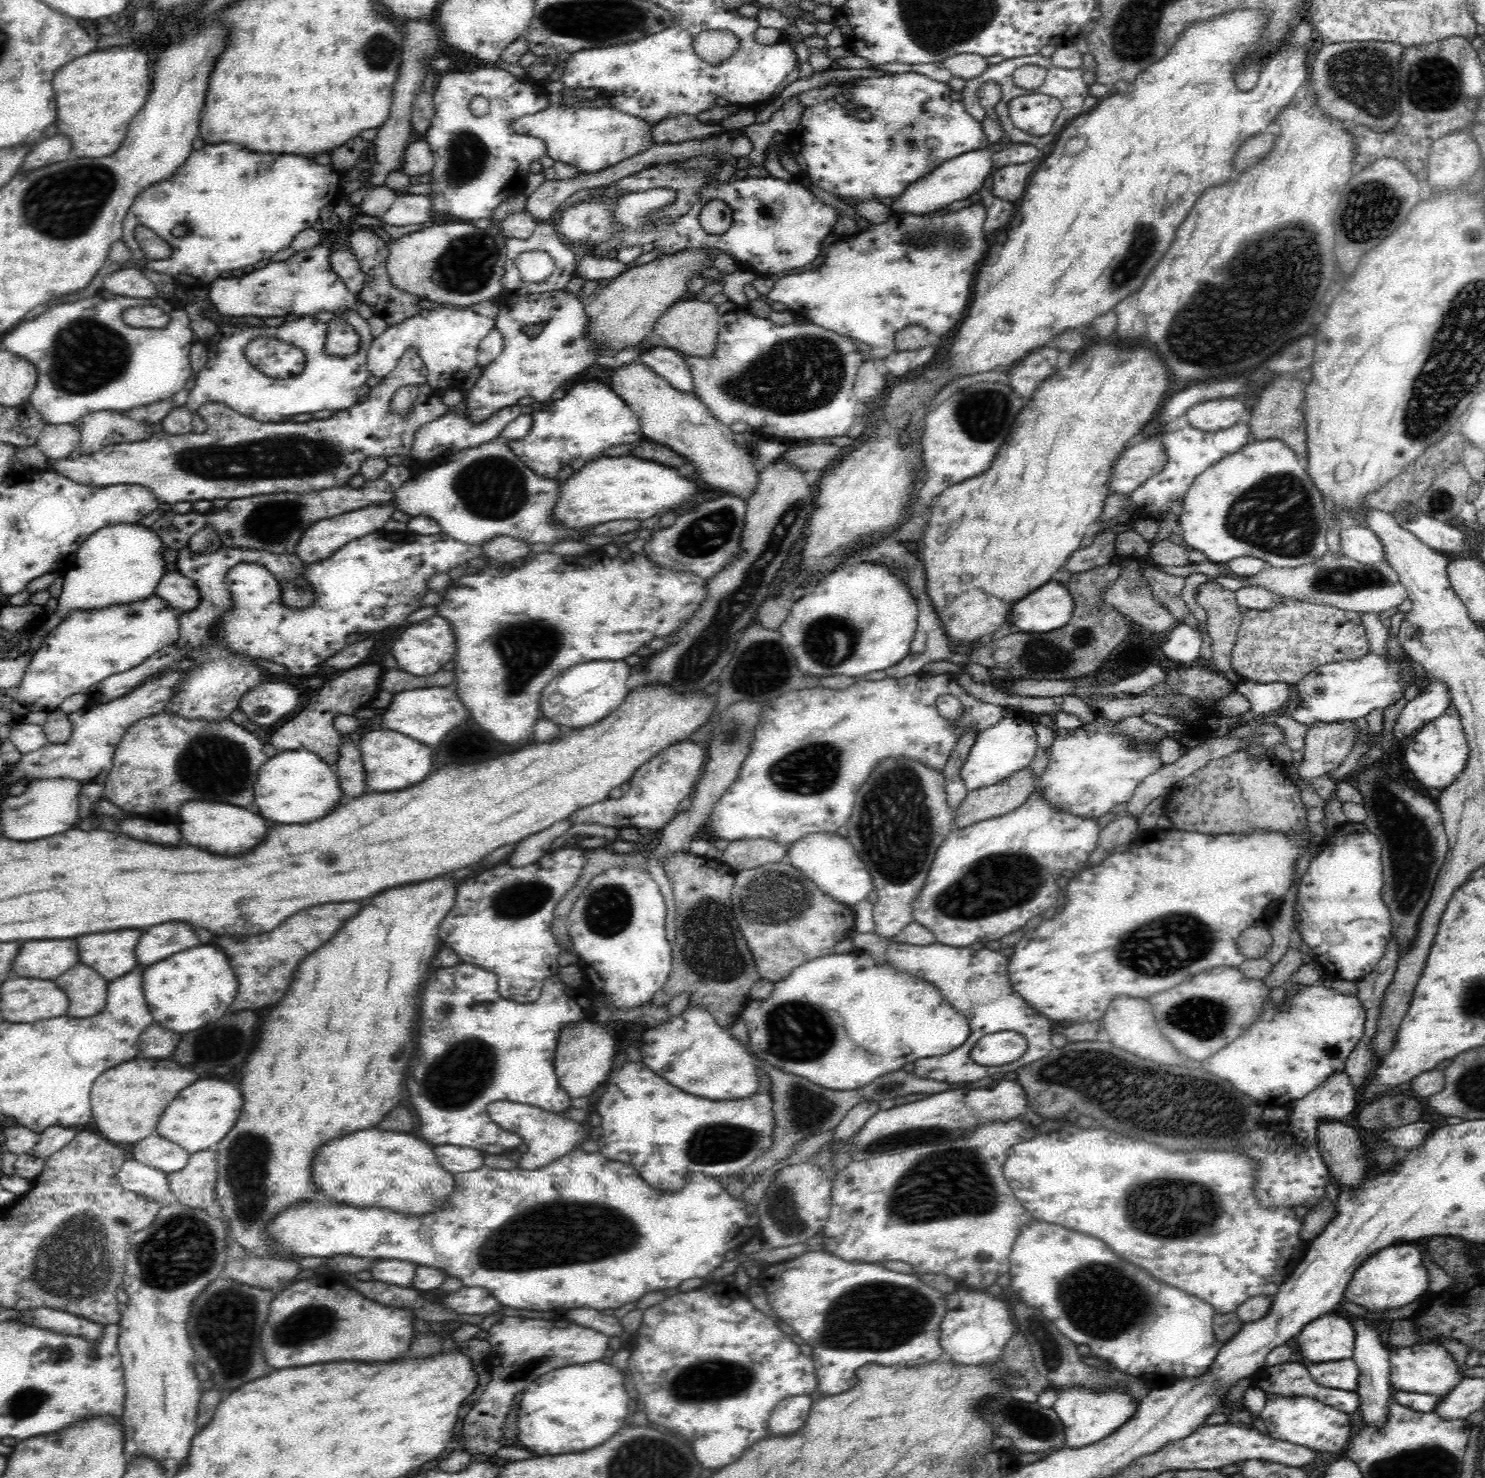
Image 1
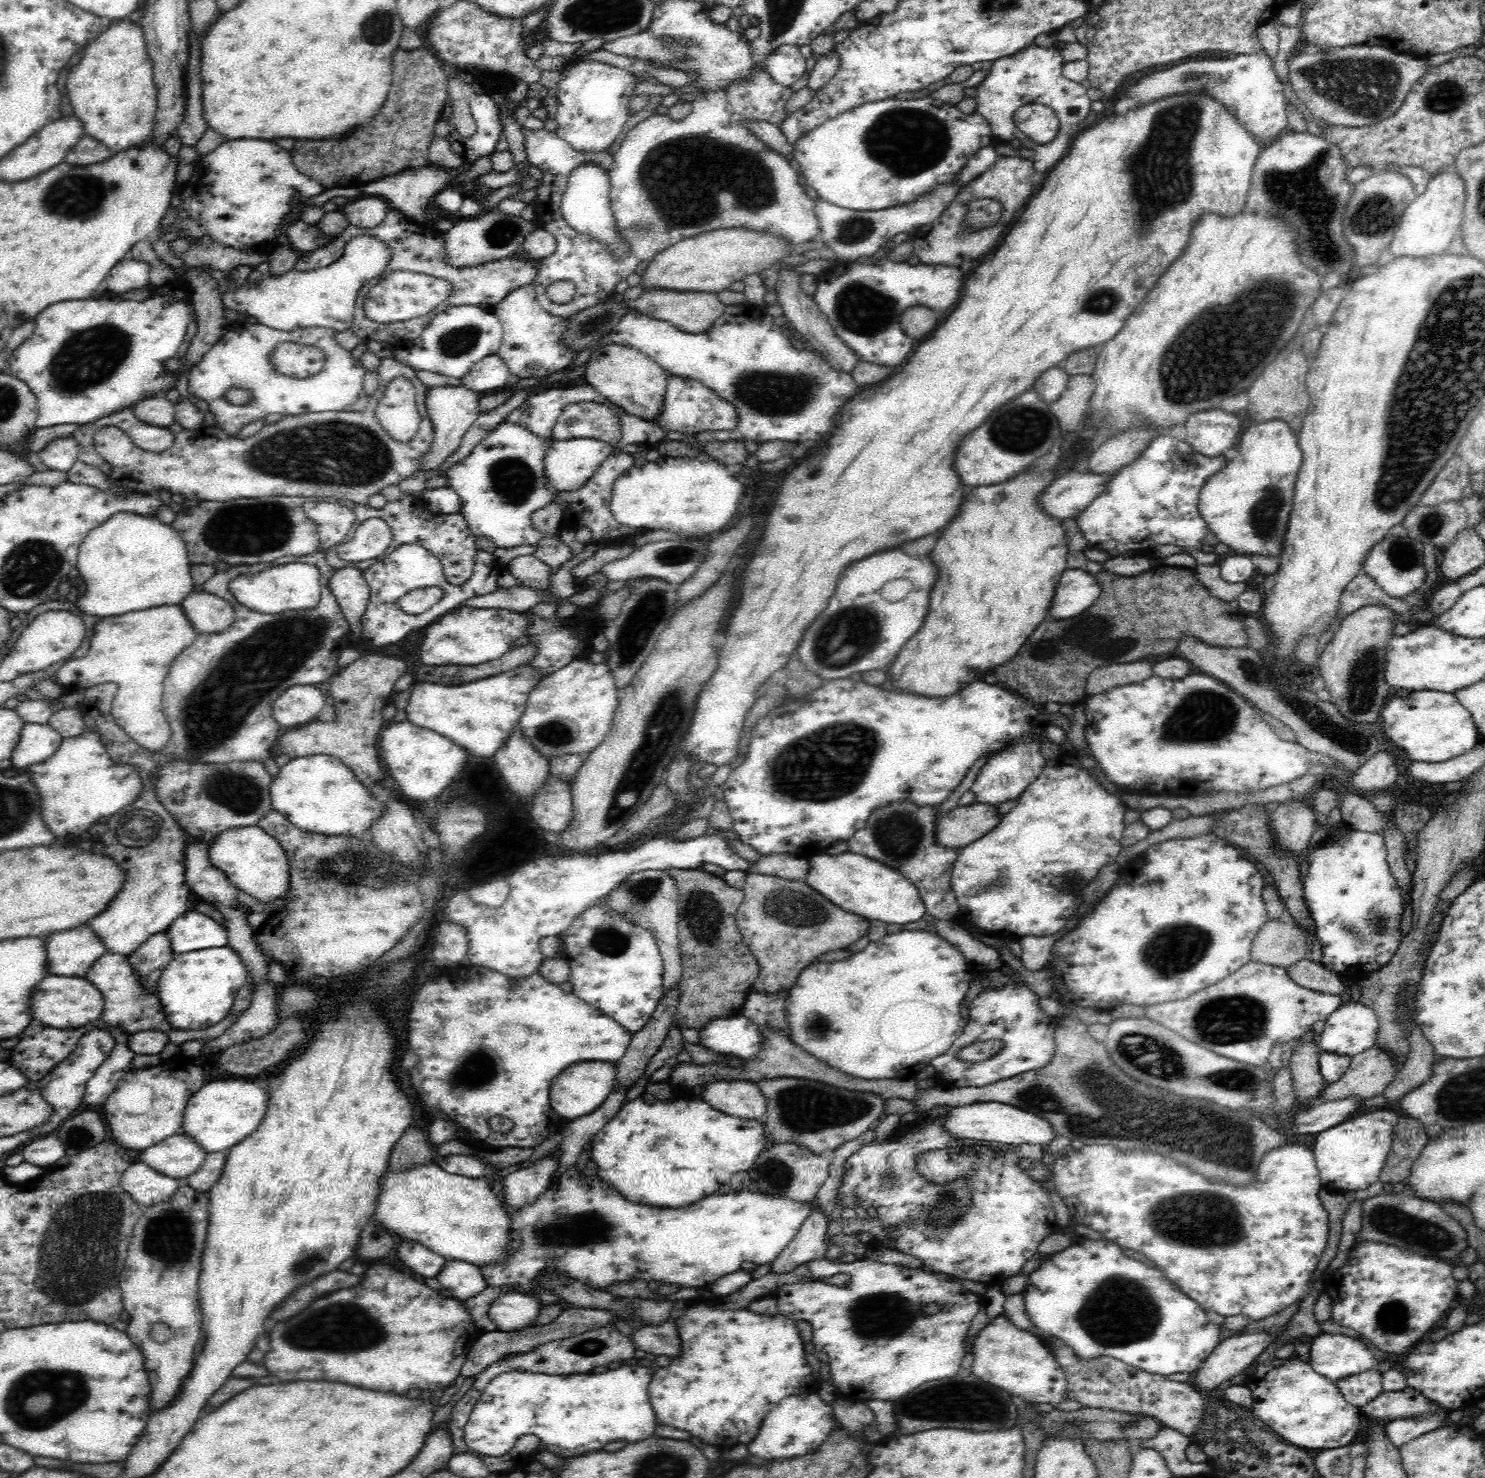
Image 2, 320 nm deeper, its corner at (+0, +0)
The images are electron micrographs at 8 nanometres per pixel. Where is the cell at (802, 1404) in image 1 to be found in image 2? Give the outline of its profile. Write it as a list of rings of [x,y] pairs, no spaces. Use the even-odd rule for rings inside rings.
[[[820,1395],[788,1396],[762,1420],[760,1432],[748,1444],[748,1450],[758,1458],[792,1458],[812,1454],[830,1436],[834,1426],[836,1420],[832,1408],[820,1400]]]

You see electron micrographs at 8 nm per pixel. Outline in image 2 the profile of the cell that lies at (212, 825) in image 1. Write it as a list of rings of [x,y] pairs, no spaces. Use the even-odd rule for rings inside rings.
[[[258,827],[235,828],[224,831],[209,848],[210,862],[228,876],[228,880],[262,904],[270,904],[288,892],[289,862],[280,843]]]

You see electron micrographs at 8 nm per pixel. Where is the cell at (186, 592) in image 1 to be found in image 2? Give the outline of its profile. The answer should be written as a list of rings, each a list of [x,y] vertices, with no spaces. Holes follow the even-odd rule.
[[[192,592],[180,605],[198,634],[221,633],[235,623],[233,606],[212,593]]]

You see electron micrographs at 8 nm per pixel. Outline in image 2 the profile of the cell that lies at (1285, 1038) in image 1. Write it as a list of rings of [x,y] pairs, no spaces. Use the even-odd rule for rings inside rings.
[[[1348,1002],[1326,1019],[1320,1050],[1353,1057],[1376,1045],[1378,1033],[1376,1013],[1361,1002]]]

